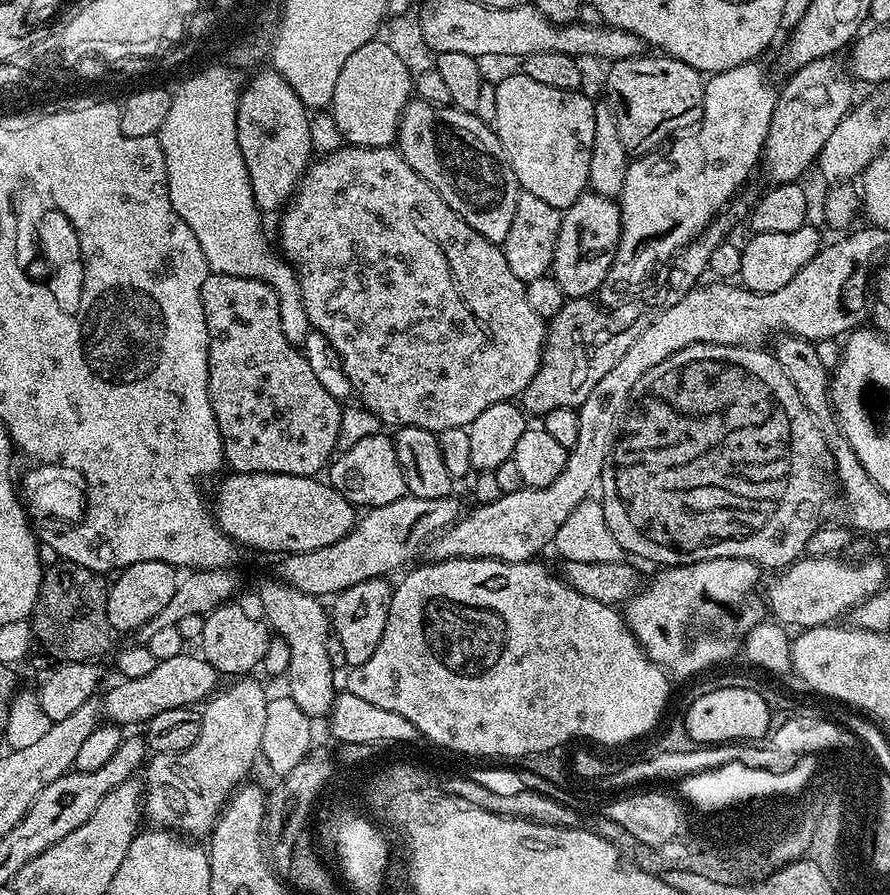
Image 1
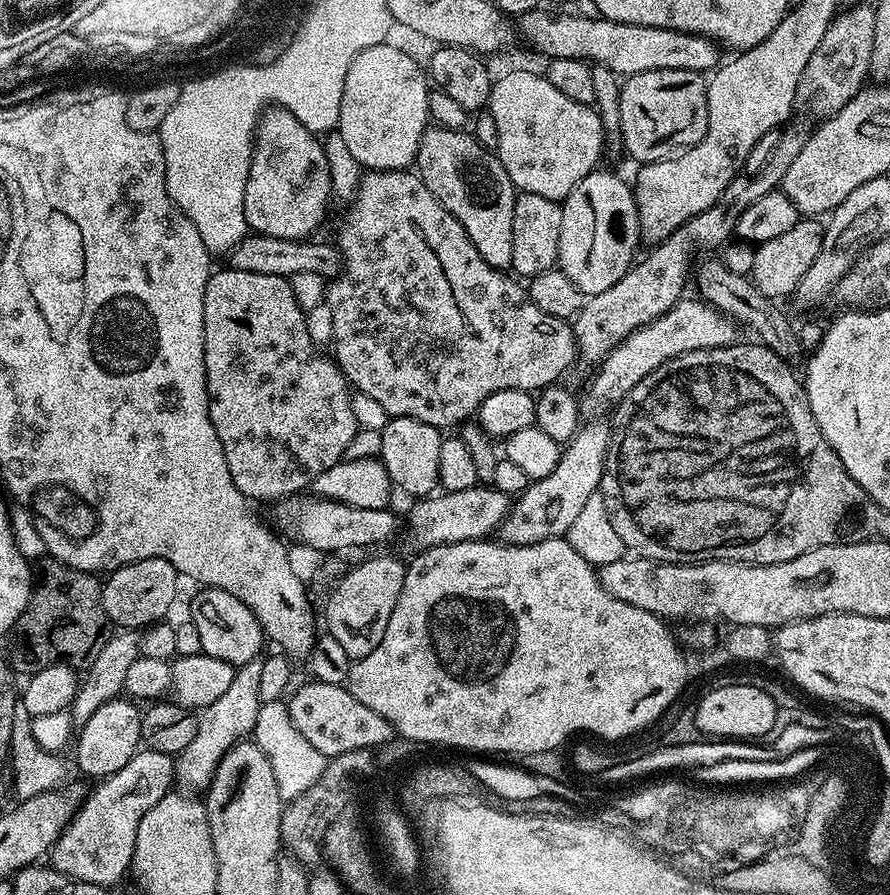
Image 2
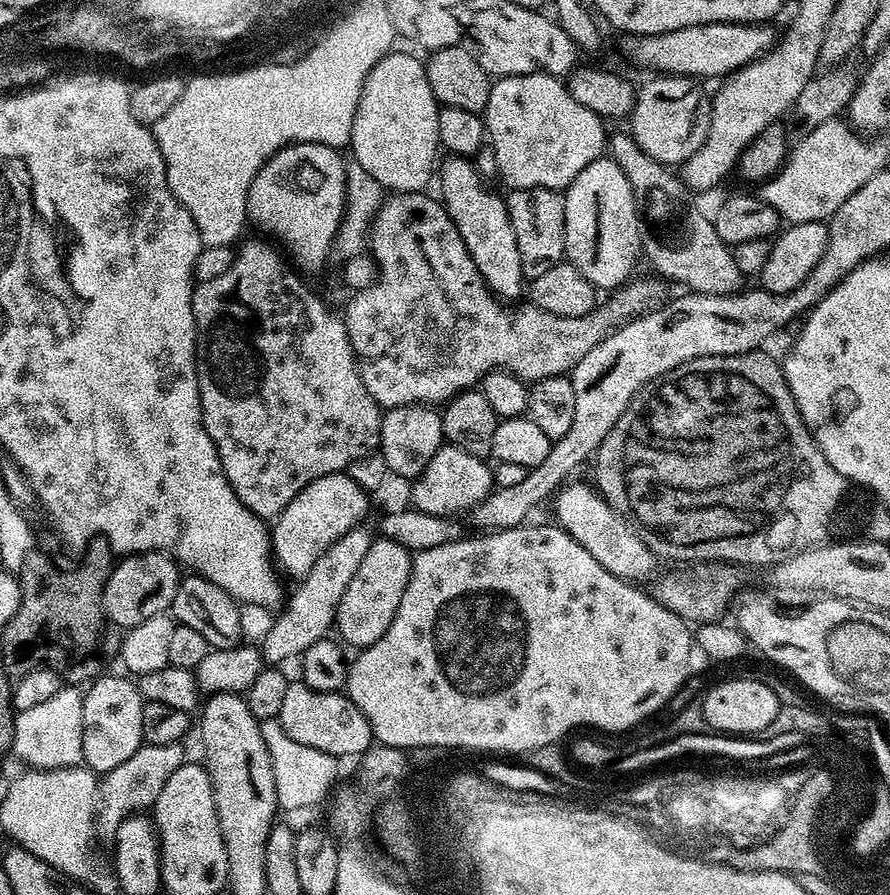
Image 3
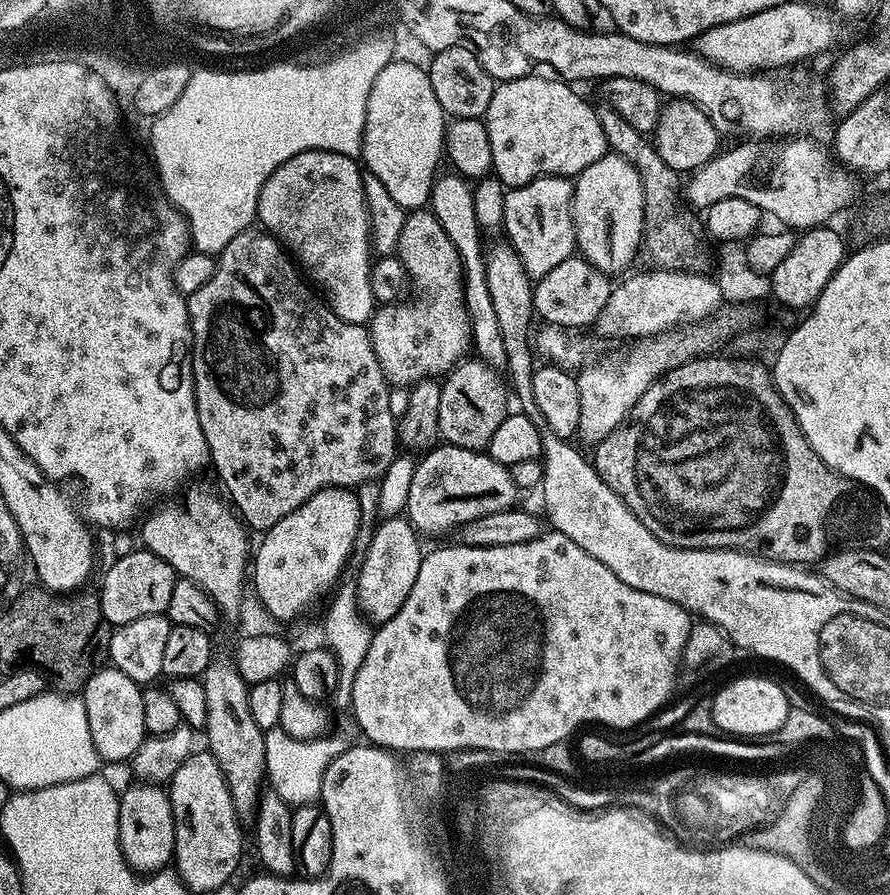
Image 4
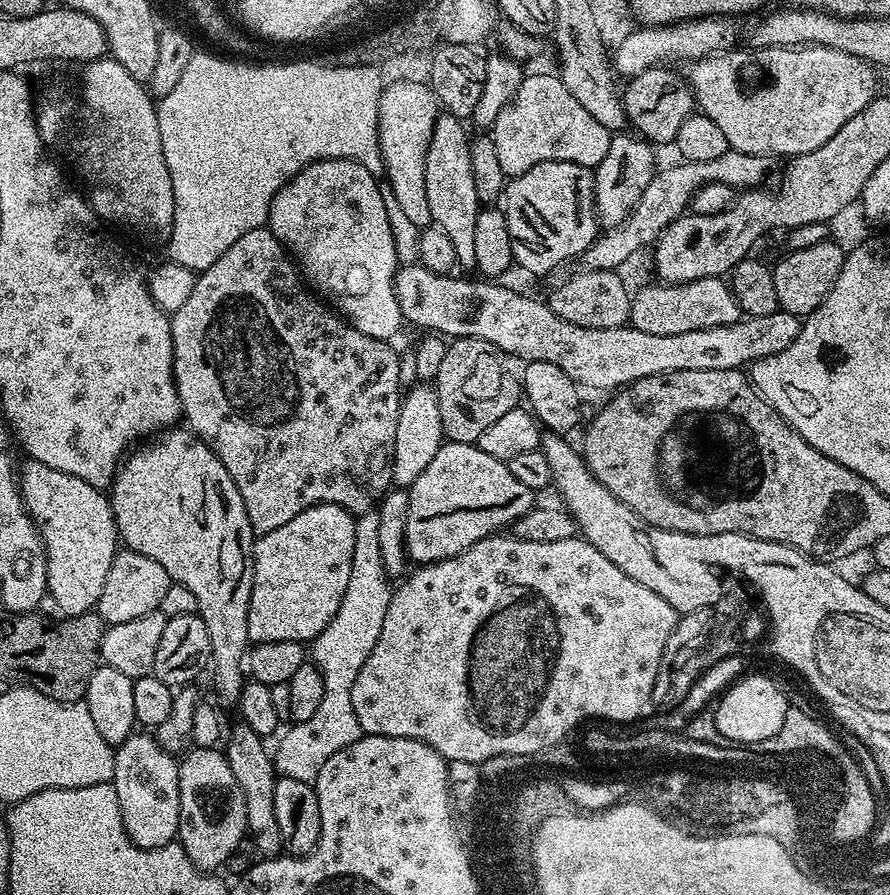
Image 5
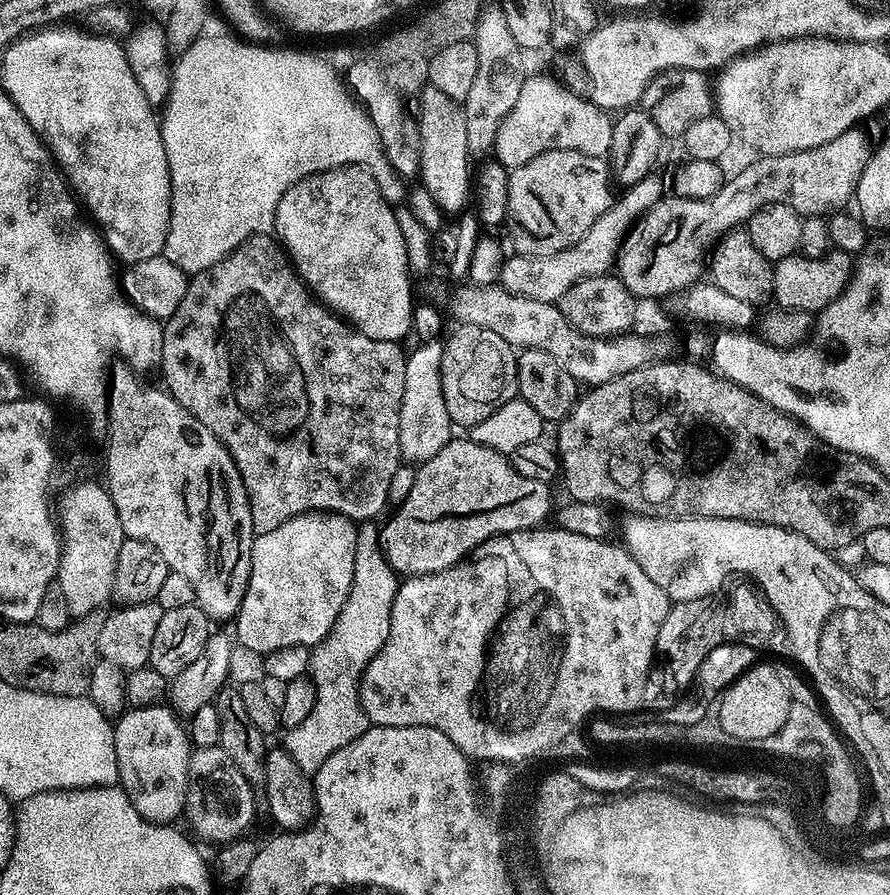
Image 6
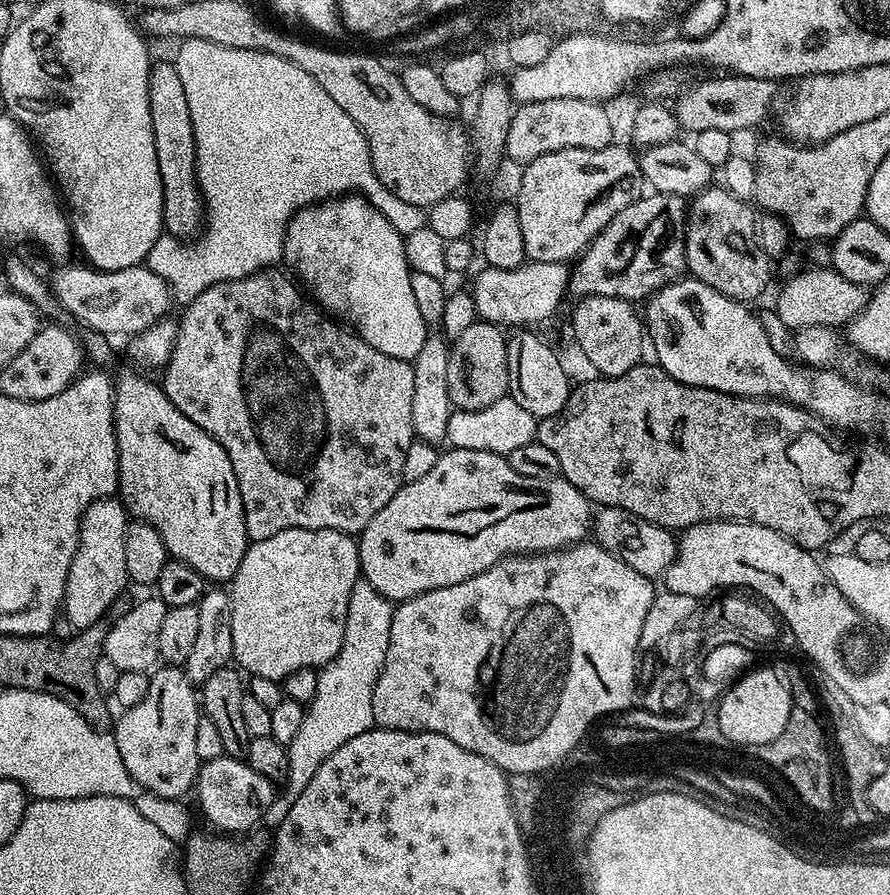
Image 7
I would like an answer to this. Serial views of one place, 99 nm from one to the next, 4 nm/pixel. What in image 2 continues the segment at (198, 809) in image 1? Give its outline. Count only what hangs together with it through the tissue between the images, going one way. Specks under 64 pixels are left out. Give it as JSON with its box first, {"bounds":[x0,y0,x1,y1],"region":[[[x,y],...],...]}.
{"bounds":[174,658,263,789],"region":[[[257,658],[237,667],[234,682],[230,682],[226,694],[222,694],[222,698],[218,698],[218,702],[203,709],[200,716],[200,729],[198,734],[194,734],[194,742],[190,742],[190,746],[186,746],[186,750],[179,752],[174,760],[175,779],[179,783],[181,780],[185,784],[181,784],[185,789],[207,789],[223,756],[253,731],[261,706],[259,682],[261,681],[262,664],[263,659]]]}

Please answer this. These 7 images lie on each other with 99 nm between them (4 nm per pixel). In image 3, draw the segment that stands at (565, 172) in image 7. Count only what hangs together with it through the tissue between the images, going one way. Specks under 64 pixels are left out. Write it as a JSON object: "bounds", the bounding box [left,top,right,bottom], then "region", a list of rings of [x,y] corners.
{"bounds":[506,188,566,281],"region":[[[518,188],[506,196],[508,217],[518,238],[518,254],[522,258],[525,281],[538,278],[550,266],[561,263],[564,255],[564,223],[566,210],[563,195],[554,188]]]}

